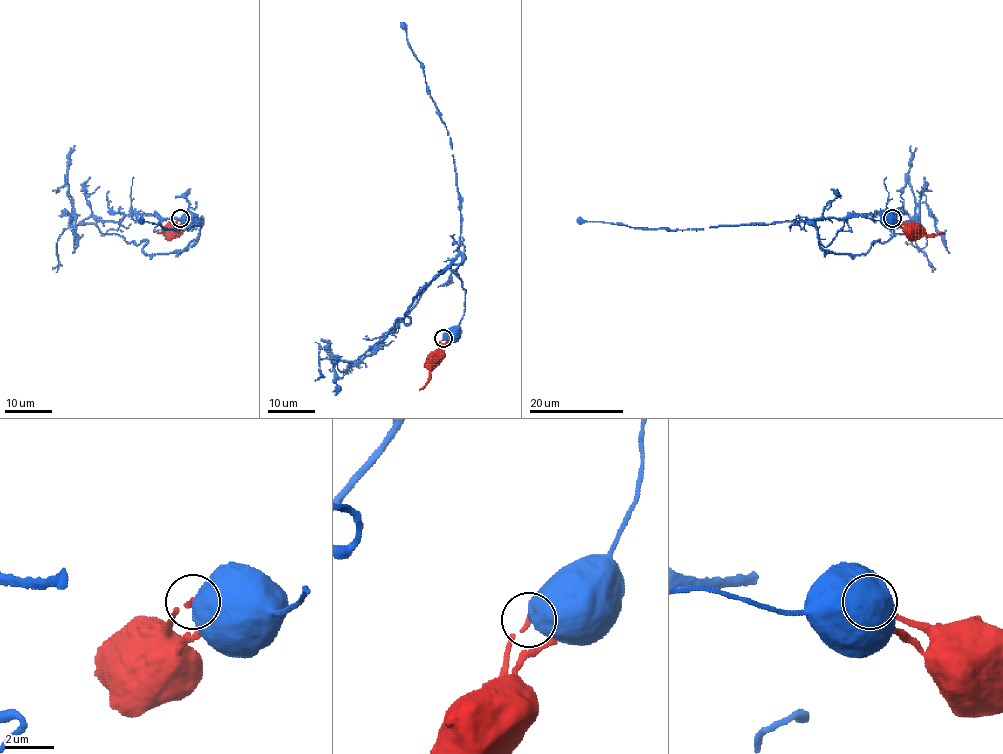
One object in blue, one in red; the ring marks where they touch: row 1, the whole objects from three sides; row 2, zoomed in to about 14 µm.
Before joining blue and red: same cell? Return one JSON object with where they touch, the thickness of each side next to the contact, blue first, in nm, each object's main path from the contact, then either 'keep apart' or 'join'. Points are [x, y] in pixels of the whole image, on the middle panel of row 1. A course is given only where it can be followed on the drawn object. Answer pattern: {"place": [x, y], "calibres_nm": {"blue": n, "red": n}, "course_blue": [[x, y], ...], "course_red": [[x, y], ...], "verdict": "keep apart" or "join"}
{"place": [443, 338], "calibres_nm": {"blue": 850, "red": 190}, "course_blue": [[443, 337], [456, 339], [454, 333]], "course_red": [[443, 337], [439, 343], [440, 358], [434, 360]], "verdict": "keep apart"}

